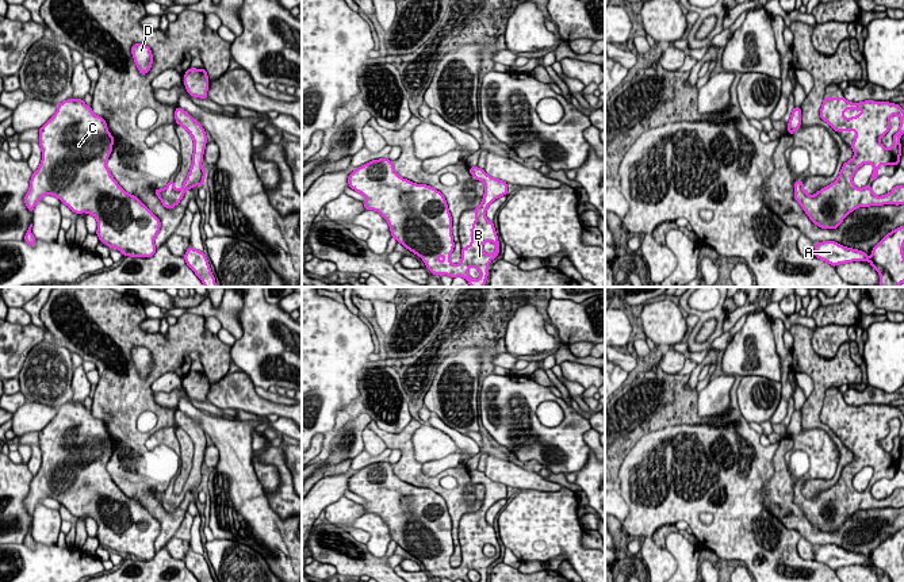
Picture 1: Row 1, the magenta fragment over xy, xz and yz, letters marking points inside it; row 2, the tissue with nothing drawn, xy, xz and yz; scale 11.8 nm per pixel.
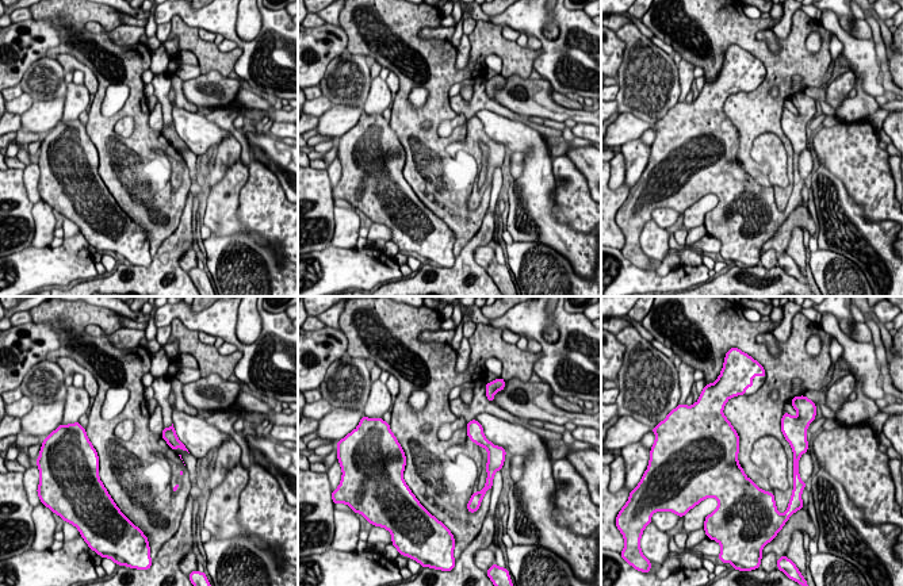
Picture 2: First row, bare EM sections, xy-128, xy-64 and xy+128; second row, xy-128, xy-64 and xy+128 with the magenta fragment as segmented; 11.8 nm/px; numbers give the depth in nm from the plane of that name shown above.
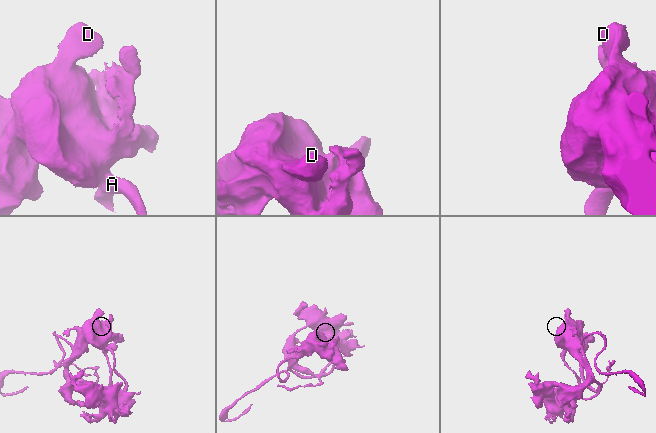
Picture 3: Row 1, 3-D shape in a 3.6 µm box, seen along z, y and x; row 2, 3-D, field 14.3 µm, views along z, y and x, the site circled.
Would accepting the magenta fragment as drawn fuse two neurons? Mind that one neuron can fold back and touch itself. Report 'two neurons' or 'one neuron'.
one neuron

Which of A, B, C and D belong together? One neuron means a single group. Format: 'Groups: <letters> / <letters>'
Groups: A B C D

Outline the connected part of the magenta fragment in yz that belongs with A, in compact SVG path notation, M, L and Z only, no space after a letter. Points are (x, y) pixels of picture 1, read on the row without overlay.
M904 528L888 536L872 554L872 560L858 552L846 551L835 544L815 547L815 560L832 570L851 564L869 564L880 582L904 582Z

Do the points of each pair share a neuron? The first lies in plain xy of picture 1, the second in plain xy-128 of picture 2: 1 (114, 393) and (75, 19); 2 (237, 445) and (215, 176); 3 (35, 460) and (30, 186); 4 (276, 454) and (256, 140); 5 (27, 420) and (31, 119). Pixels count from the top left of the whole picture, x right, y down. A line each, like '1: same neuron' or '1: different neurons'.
1: same neuron
2: different neurons
3: same neuron
4: different neurons
5: same neuron

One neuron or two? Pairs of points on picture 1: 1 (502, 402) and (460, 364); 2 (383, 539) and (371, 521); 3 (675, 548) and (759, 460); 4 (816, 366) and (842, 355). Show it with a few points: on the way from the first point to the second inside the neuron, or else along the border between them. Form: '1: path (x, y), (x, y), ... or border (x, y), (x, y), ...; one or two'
1: border (481, 382), (478, 397); two
2: path (379, 535), (374, 525); one
3: path (648, 529), (671, 505), (721, 508), (728, 501); one
4: path (823, 366), (831, 366), (835, 362); one

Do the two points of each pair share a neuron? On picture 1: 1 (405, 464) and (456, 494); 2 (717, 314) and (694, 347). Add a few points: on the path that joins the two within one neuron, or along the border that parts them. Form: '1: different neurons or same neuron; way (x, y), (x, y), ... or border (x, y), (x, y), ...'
1: same neuron; way (417, 477), (421, 481), (432, 482), (444, 493)
2: same neuron; way (719, 324), (719, 330), (704, 345)

